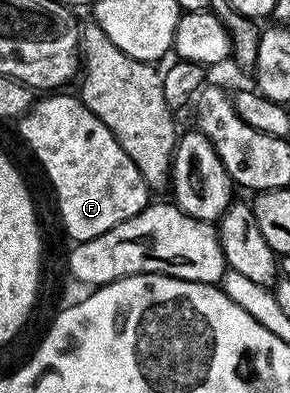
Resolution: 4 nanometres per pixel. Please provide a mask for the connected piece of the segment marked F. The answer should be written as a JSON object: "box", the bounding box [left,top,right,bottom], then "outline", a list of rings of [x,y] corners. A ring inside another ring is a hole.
{"box":[16,91,151,242],"outline":[[[57,91],[34,100],[32,107],[24,117],[16,122],[21,137],[33,148],[35,156],[41,160],[49,181],[53,184],[53,193],[57,196],[57,209],[61,212],[61,225],[70,237],[70,242],[90,241],[139,215],[151,203],[151,190],[139,167],[131,163],[127,151],[119,147],[115,135],[97,118],[76,96],[68,97],[65,91]]]}

